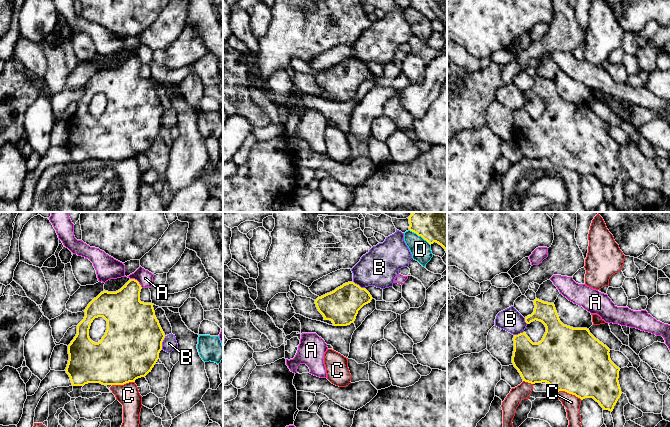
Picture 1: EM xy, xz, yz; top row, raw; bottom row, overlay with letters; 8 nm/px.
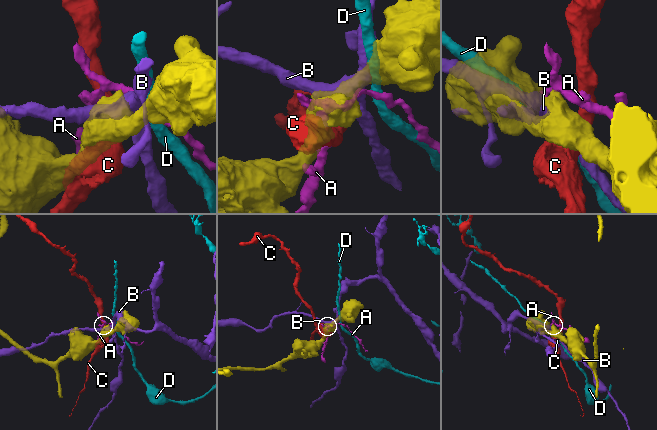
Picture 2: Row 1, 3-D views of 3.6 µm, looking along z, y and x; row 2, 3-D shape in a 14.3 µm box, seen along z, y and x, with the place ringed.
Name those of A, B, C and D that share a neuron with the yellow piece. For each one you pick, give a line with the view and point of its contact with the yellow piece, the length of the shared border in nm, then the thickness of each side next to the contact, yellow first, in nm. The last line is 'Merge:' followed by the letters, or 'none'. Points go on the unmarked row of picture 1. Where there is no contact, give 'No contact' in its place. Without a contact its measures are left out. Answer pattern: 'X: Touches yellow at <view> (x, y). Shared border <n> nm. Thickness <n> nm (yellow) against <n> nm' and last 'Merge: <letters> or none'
Merge: none

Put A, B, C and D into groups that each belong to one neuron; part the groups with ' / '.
A / B / C / D

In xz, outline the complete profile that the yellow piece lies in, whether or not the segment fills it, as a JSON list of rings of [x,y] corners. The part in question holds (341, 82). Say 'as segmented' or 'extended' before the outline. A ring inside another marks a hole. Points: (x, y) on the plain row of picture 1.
as segmented | [[[348,58],[315,76],[318,87],[323,91],[324,96],[330,96],[334,102],[347,102],[356,95],[358,87],[370,79],[372,72],[365,65],[354,58]]]

